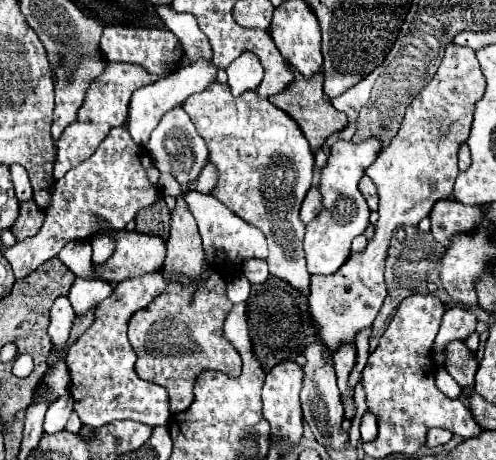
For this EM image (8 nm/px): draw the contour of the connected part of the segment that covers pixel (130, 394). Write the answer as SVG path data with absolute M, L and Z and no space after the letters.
M162 270L120 282L114 288L114 294L98 304L94 324L78 338L78 344L70 348L66 358L66 366L70 370L70 396L74 398L74 412L80 416L82 424L100 428L126 418L150 426L162 426L168 422L170 410L166 390L136 376L136 354L126 336L132 314L146 308L164 290L166 278Z

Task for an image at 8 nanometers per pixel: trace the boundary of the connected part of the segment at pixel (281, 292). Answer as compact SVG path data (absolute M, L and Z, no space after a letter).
M270 276L264 284L254 284L250 298L246 300L246 318L250 326L250 340L254 354L262 368L268 372L274 364L294 360L306 344L310 344L312 336L312 320L306 308L306 302L290 284Z

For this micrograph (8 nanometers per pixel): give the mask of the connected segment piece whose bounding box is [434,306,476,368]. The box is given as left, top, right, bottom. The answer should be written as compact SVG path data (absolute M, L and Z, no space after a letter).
M462 306L448 308L442 316L440 332L434 340L434 354L438 360L438 368L444 368L444 346L452 340L464 340L476 330L476 316Z

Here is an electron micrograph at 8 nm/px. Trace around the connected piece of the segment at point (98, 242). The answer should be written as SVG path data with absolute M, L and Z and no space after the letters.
M98 234L90 240L90 244L92 244L92 250L94 250L92 264L104 264L114 254L114 240L110 236Z

